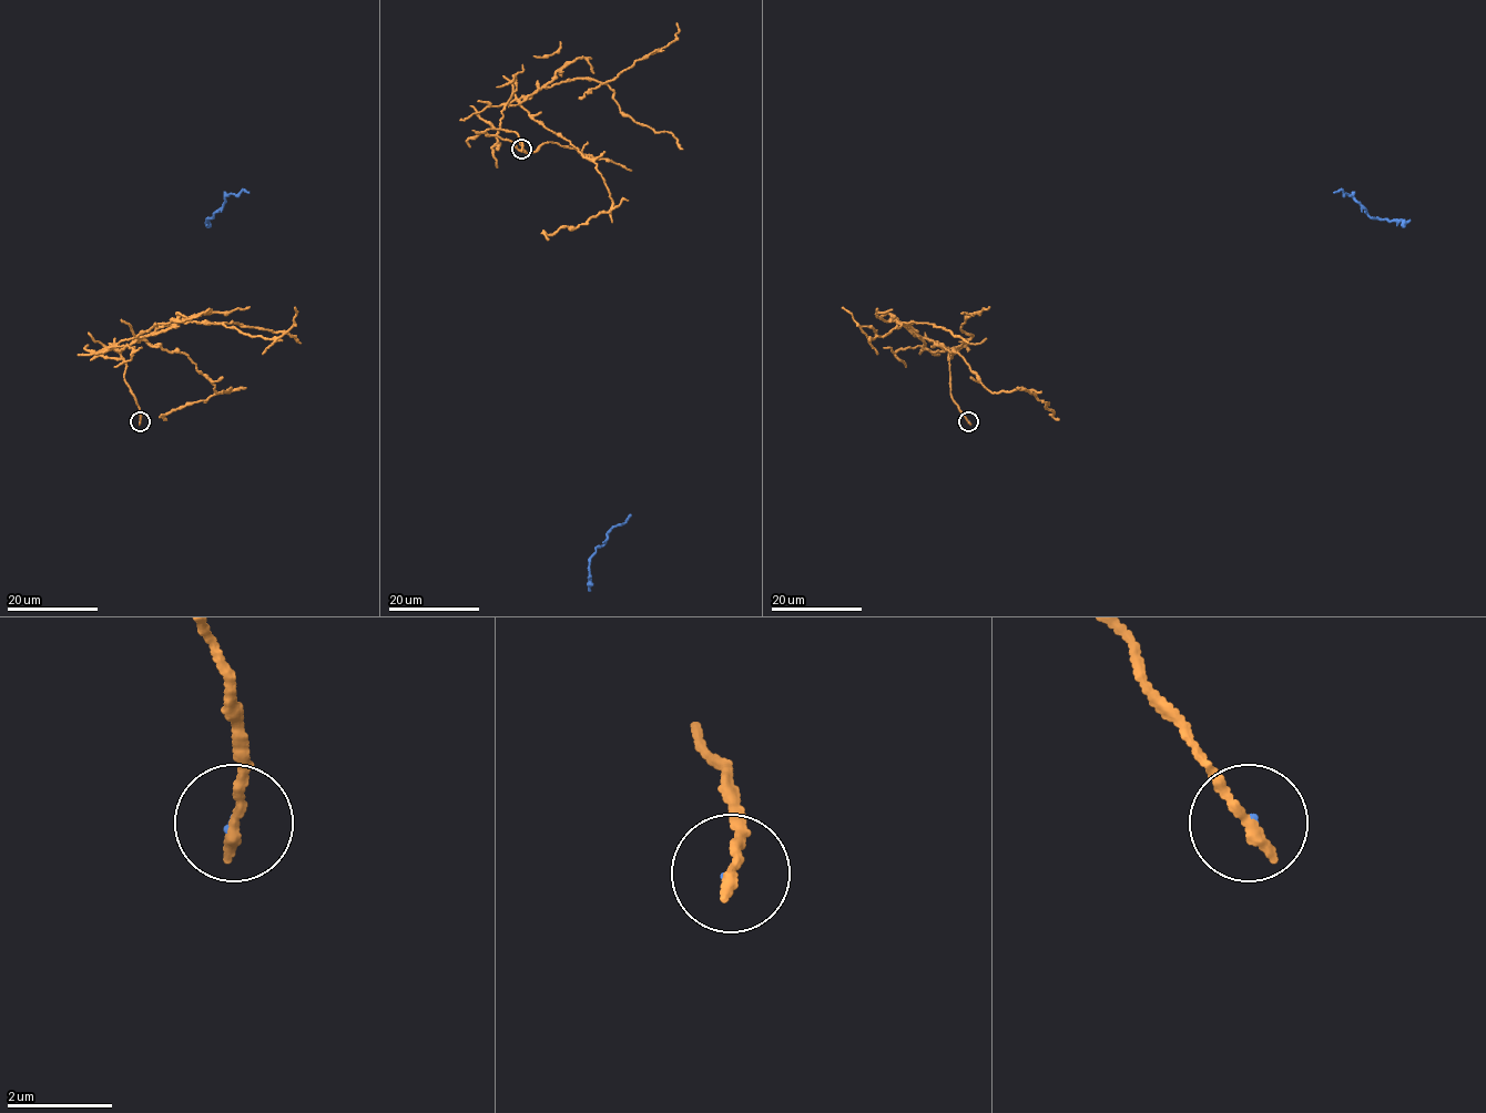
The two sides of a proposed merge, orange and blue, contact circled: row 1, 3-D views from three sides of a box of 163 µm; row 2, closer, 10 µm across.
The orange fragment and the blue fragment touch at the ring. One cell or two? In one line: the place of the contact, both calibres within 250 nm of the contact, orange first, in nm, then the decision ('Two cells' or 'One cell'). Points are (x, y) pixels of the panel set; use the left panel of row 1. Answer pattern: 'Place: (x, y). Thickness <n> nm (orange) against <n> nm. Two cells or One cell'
Place: (140, 421). Thickness 280 nm (orange) against 40 nm. Two cells

